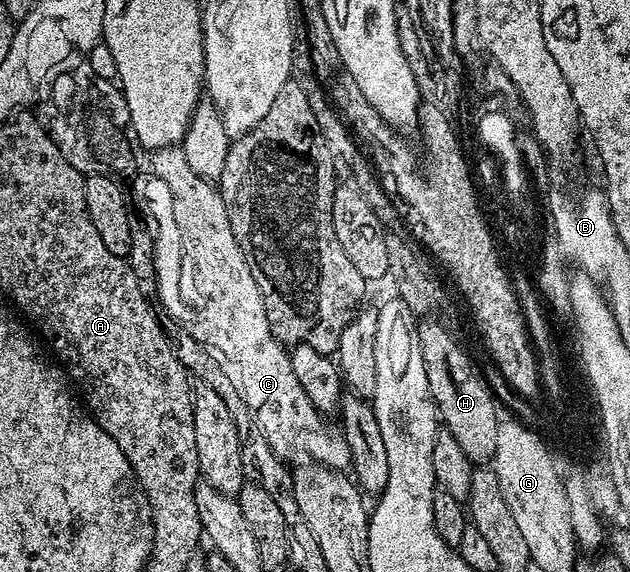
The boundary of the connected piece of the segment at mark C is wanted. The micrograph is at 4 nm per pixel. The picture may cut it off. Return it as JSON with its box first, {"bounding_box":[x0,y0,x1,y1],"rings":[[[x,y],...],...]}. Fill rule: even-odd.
{"bounding_box":[168,174,351,470],"rings":[[[192,174],[189,180],[168,180],[170,194],[173,195],[174,219],[180,220],[181,246],[183,259],[192,256],[192,260],[200,260],[200,292],[204,292],[206,306],[204,314],[198,318],[200,332],[199,343],[205,349],[220,348],[220,356],[224,359],[224,368],[228,371],[228,380],[236,391],[236,396],[252,411],[256,419],[259,435],[264,436],[273,454],[279,458],[285,458],[297,448],[309,461],[323,465],[325,468],[344,470],[351,465],[350,450],[346,446],[343,435],[335,427],[324,424],[325,417],[312,404],[307,392],[302,390],[298,378],[291,369],[290,352],[285,345],[276,339],[276,335],[270,330],[270,322],[266,318],[266,306],[260,298],[258,282],[254,282],[254,274],[248,265],[248,259],[244,251],[238,246],[238,242],[232,233],[232,227],[226,214],[226,206],[222,202],[217,185],[211,180],[201,179],[199,175]]]}

